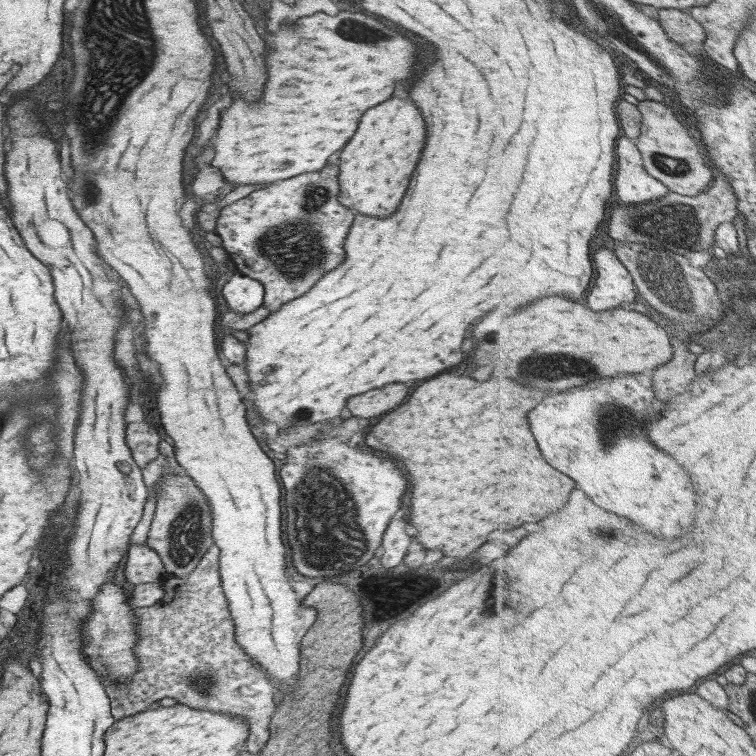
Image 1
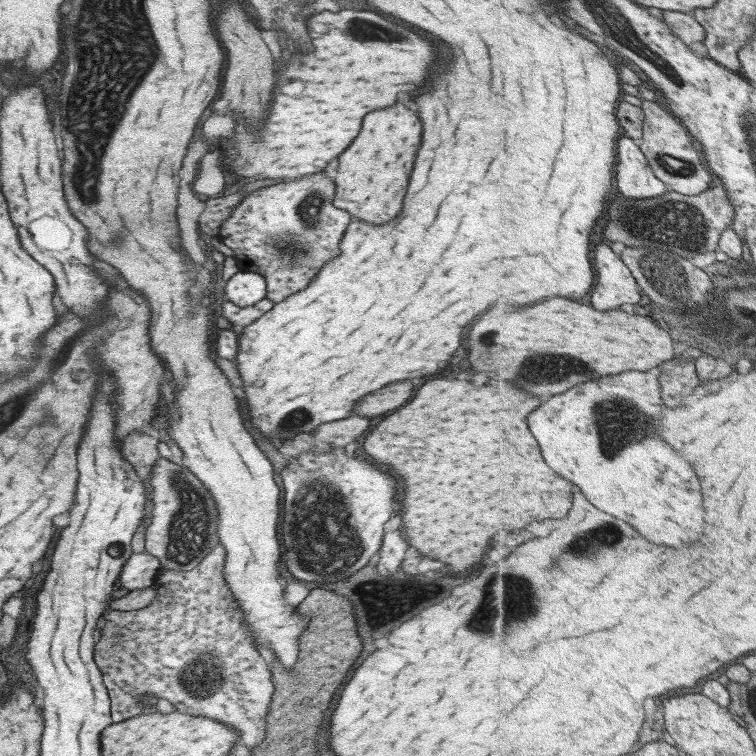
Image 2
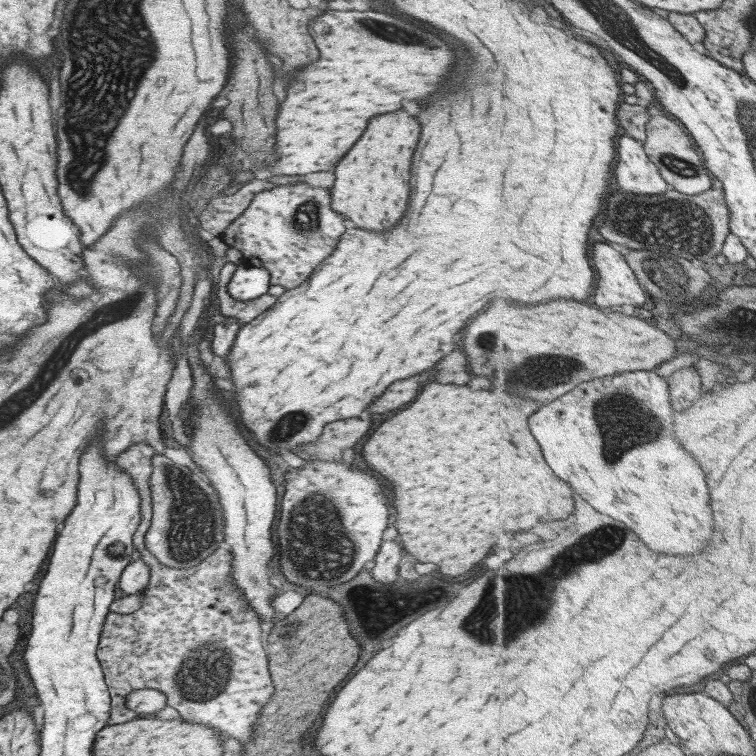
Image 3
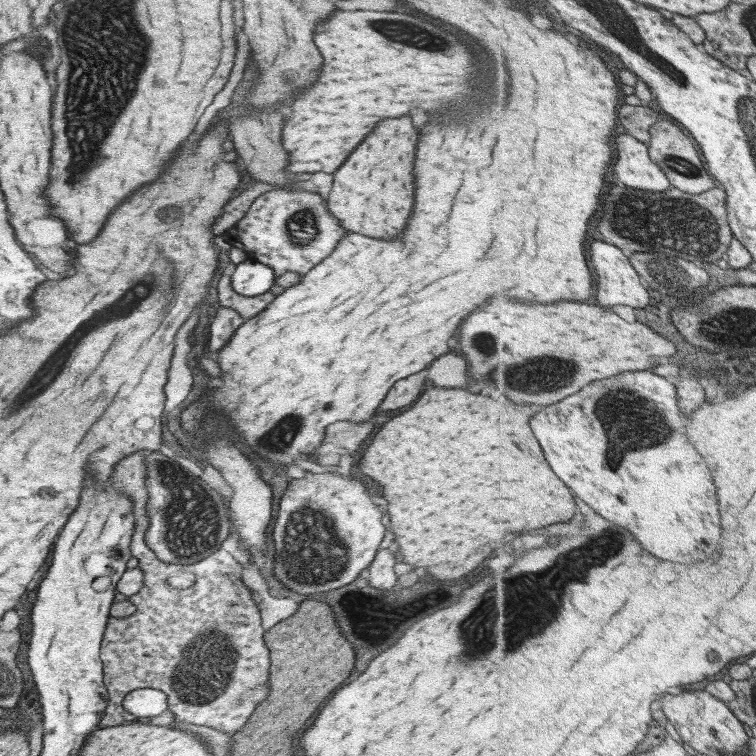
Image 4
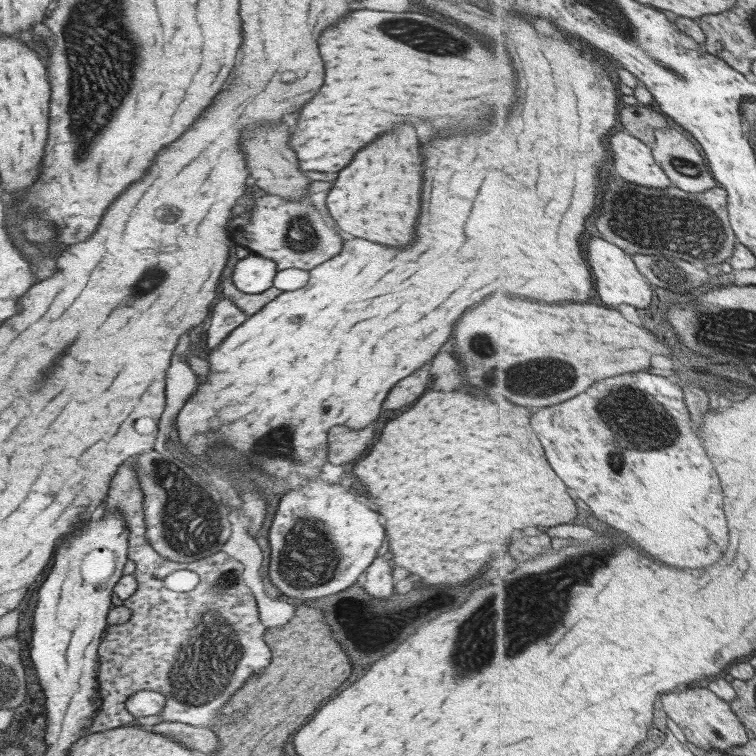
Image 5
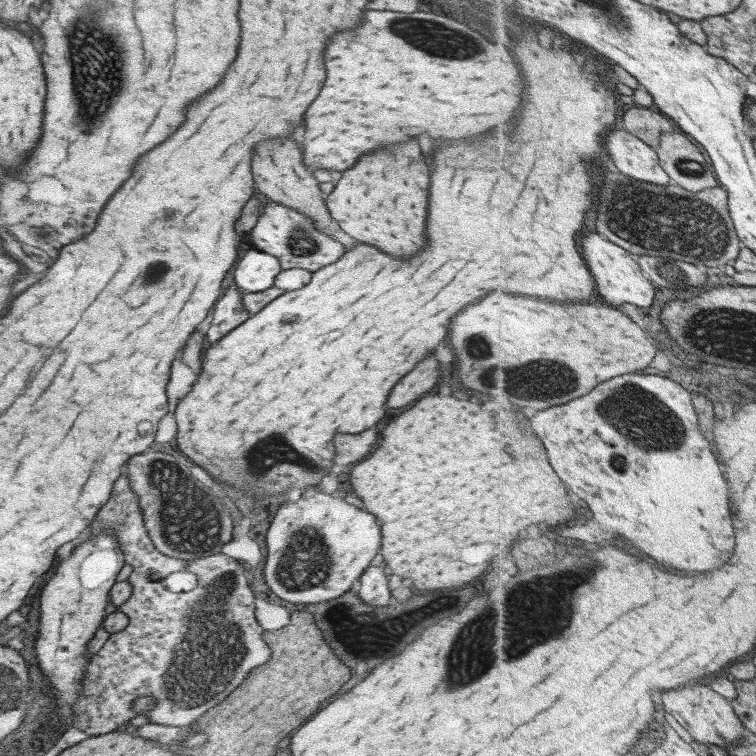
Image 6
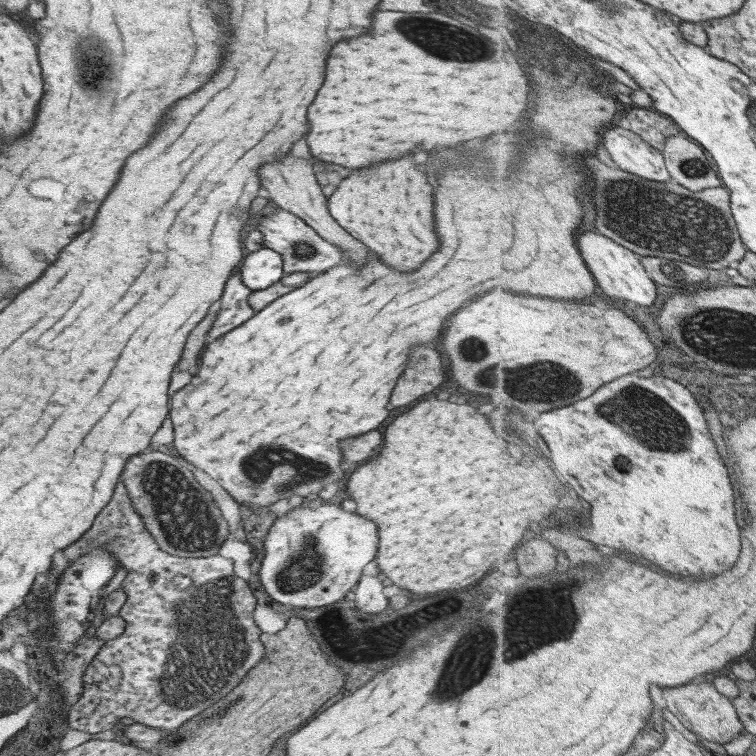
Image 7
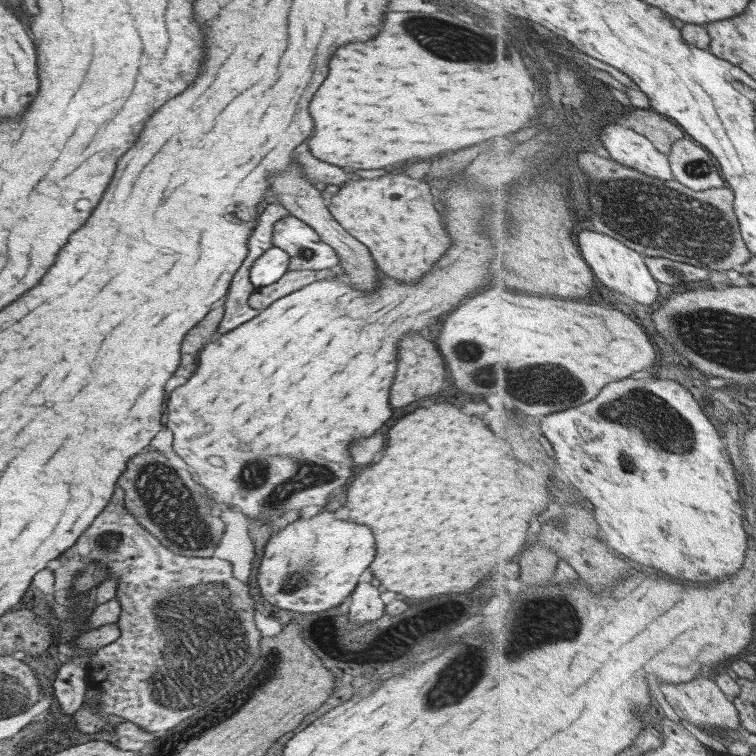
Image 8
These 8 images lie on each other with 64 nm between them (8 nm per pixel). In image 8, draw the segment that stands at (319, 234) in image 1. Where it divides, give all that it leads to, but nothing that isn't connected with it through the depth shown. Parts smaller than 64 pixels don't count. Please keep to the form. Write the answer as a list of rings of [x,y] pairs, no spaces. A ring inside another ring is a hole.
[[[291,215],[279,217],[271,226],[271,244],[287,252],[289,270],[336,269],[339,257],[317,233]]]

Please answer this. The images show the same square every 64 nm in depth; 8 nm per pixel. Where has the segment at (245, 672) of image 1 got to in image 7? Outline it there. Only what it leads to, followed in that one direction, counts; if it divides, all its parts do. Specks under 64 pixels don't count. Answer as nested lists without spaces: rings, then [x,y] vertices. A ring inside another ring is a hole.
[[[117,482],[111,499],[98,512],[83,536],[65,547],[63,556],[70,564],[79,555],[95,547],[105,547],[117,559],[120,568],[127,571],[120,584],[127,598],[118,612],[125,621],[125,628],[119,636],[104,642],[85,667],[81,697],[71,704],[68,712],[70,728],[95,734],[109,730],[121,718],[132,718],[134,722],[147,727],[165,731],[175,729],[199,714],[203,708],[223,698],[233,686],[239,684],[245,672],[263,658],[263,643],[259,640],[261,632],[251,617],[255,598],[251,595],[246,580],[233,573],[231,559],[217,554],[203,558],[181,558],[159,550],[157,541],[153,540],[143,526],[141,517],[131,507],[127,489],[121,482]],[[175,575],[189,576],[191,585],[184,589],[174,588],[169,580]]]

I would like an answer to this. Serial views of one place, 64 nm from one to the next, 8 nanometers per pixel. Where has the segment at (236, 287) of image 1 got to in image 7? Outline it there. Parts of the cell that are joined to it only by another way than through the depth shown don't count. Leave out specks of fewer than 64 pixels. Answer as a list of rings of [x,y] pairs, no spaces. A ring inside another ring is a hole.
[[[265,247],[247,254],[239,268],[241,284],[251,291],[263,290],[271,286],[283,274],[281,256]]]

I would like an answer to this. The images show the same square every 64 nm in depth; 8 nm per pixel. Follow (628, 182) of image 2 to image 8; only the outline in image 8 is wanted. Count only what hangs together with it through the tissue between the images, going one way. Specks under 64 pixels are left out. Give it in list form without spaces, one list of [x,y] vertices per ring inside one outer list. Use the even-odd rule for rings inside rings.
[[[617,123],[605,126],[598,139],[603,143],[606,150],[610,153],[610,158],[635,168],[647,176],[659,178],[659,180],[675,180],[673,170],[667,153],[661,152],[651,140],[647,137],[635,132],[633,128],[623,127]]]

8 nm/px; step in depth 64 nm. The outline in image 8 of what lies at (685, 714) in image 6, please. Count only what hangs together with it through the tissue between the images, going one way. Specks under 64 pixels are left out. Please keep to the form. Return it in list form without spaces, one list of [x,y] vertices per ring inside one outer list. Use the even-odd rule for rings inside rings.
[[[697,676],[691,682],[681,682],[681,686],[665,682],[661,688],[663,688],[661,693],[663,693],[679,718],[721,740],[723,744],[726,744],[726,740],[716,736],[717,732],[743,730],[738,708],[735,706],[734,701],[729,699],[726,693],[723,692],[716,680]]]

